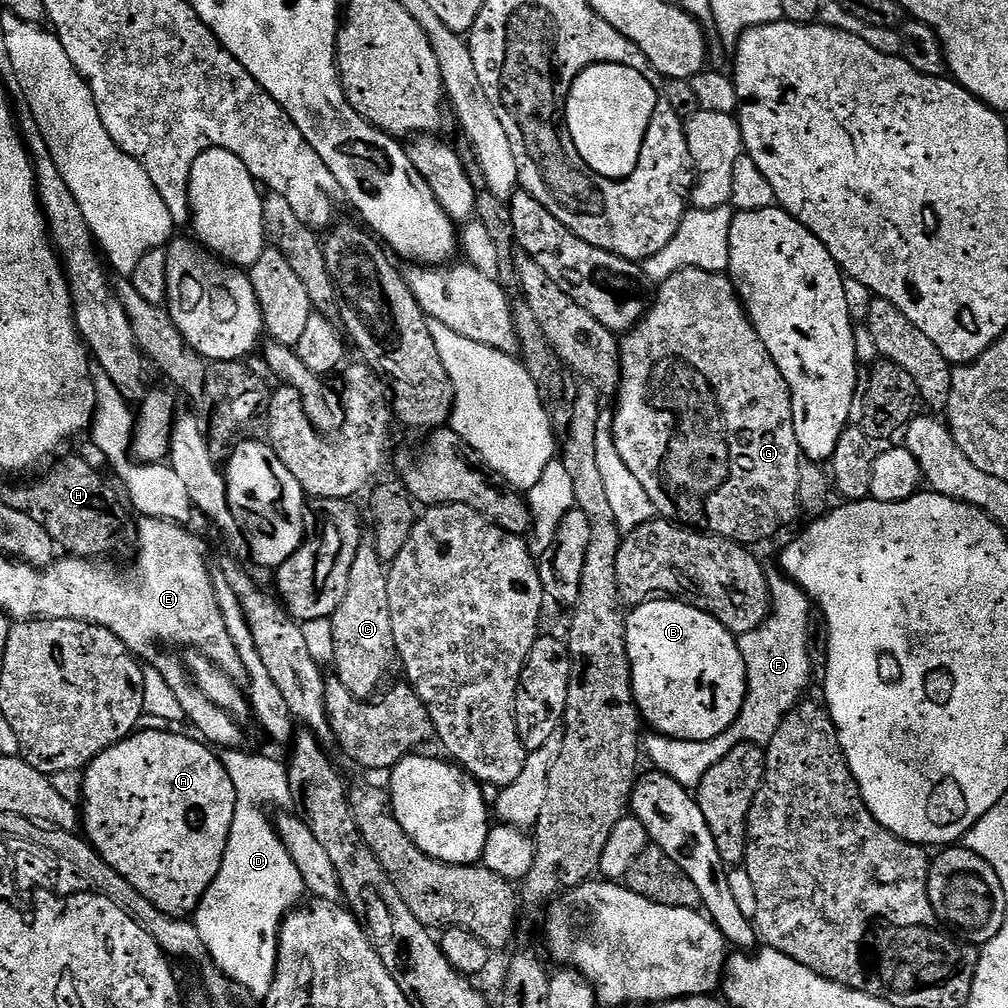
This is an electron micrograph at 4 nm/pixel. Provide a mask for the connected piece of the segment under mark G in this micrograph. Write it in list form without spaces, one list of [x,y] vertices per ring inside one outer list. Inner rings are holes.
[[[683,268],[670,278],[659,281],[656,297],[651,297],[650,307],[644,319],[635,328],[623,333],[618,344],[620,353],[620,383],[615,393],[616,406],[613,418],[613,440],[618,454],[625,462],[629,474],[641,484],[642,490],[650,496],[655,511],[663,519],[679,522],[693,530],[720,536],[723,540],[734,540],[737,544],[753,546],[759,540],[768,540],[783,524],[798,516],[798,466],[802,463],[802,453],[798,438],[794,434],[792,417],[792,396],[786,382],[774,366],[770,354],[758,334],[752,328],[752,321],[739,296],[736,285],[722,272],[707,272],[697,268]]]

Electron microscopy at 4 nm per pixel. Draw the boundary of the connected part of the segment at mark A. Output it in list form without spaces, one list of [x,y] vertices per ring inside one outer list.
[[[137,730],[122,742],[115,744],[110,750],[98,754],[98,758],[94,758],[94,762],[83,769],[82,832],[88,843],[111,868],[118,870],[118,874],[122,874],[122,878],[126,878],[126,882],[130,882],[130,886],[134,886],[134,890],[138,890],[138,894],[142,894],[142,898],[149,900],[158,911],[177,918],[191,917],[200,907],[201,898],[208,893],[208,887],[214,882],[224,861],[236,809],[236,787],[234,782],[230,782],[230,774],[226,774],[219,755],[207,743],[196,740],[191,740],[188,736],[179,736],[176,730],[167,732]]]

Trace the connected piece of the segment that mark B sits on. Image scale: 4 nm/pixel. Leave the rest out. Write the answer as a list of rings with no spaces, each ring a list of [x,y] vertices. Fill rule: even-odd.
[[[653,598],[644,604],[635,605],[627,613],[624,629],[626,630],[626,650],[632,671],[632,696],[636,700],[636,711],[639,712],[641,721],[647,727],[648,724],[652,727],[653,733],[668,736],[671,740],[713,740],[739,718],[740,712],[744,708],[744,695],[748,693],[748,671],[740,653],[737,637],[733,636],[730,630],[726,630],[726,626],[722,626],[722,622],[718,622],[718,618],[714,618],[708,612],[702,611],[701,608],[695,608],[693,604],[679,598]]]

